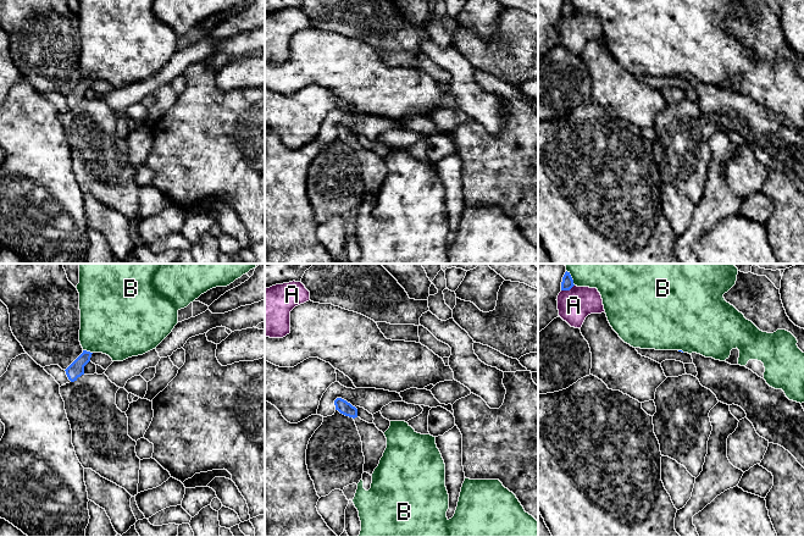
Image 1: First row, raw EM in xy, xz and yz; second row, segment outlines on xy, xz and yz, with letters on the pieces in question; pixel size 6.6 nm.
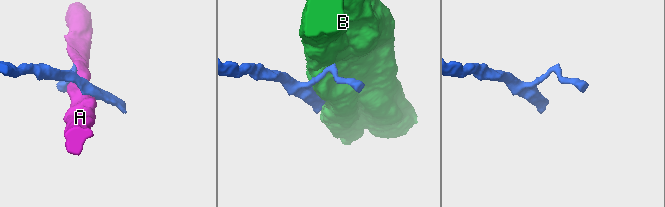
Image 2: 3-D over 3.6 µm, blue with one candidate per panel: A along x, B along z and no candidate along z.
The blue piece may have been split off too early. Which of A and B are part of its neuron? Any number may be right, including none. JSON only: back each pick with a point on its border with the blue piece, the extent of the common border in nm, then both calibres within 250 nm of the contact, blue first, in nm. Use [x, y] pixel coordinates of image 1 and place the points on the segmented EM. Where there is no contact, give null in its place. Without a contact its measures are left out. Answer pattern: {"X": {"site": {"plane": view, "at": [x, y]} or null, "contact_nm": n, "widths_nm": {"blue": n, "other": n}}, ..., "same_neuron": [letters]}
{"same_neuron": []}

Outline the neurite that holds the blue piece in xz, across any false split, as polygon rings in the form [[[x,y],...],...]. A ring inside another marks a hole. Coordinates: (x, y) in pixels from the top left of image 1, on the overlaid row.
[[[342,398],[334,400],[336,410],[340,414],[353,417],[362,442],[362,453],[365,456],[364,472],[372,476],[378,466],[381,458],[387,448],[387,438],[375,423],[368,423],[357,416],[357,409]]]

